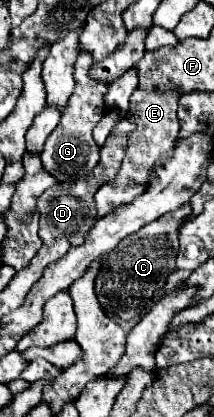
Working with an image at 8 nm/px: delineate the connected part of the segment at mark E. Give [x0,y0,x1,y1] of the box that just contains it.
[94,89,178,217]

